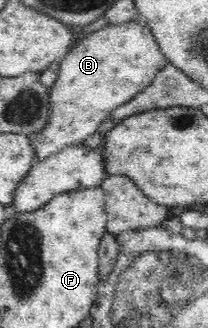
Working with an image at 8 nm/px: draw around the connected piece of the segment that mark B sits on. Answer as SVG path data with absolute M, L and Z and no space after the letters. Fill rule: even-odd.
M143 21L108 23L75 43L61 61L58 78L49 89L51 114L43 131L27 135L35 148L36 161L59 153L64 147L82 143L93 135L119 105L141 93L167 65L151 28Z

